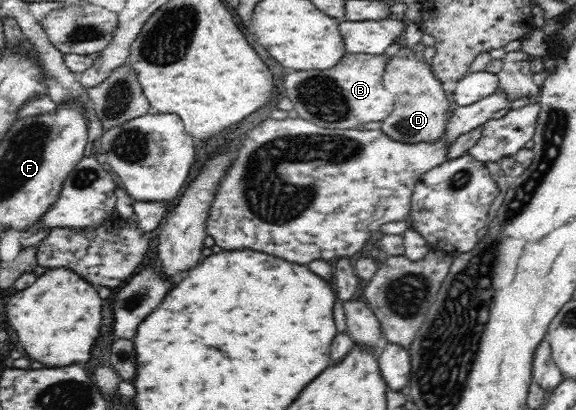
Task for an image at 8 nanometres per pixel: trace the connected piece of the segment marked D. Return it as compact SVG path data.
M396 45L391 49L393 57L388 61L384 72L385 92L392 94L395 105L392 114L381 121L380 130L389 139L404 144L435 143L445 133L448 118L449 101L442 83L434 77L431 66L412 53L407 47Z

